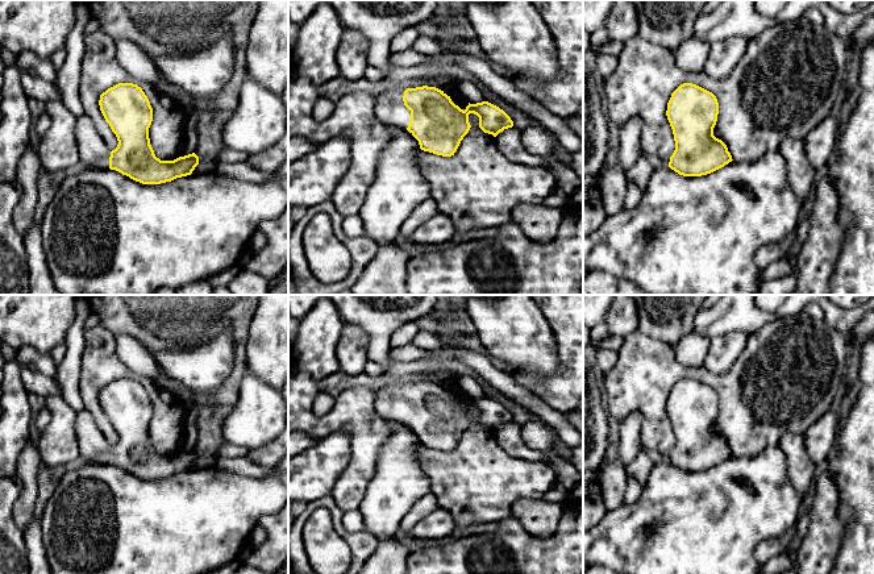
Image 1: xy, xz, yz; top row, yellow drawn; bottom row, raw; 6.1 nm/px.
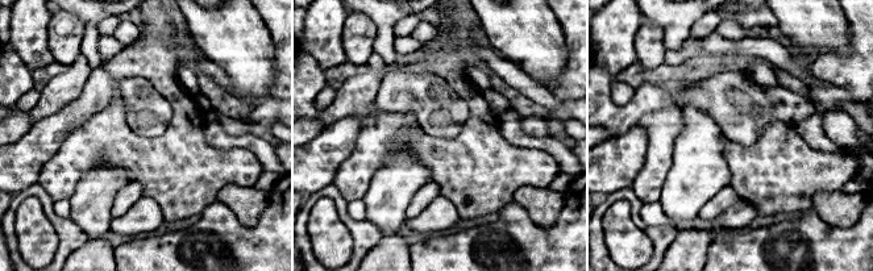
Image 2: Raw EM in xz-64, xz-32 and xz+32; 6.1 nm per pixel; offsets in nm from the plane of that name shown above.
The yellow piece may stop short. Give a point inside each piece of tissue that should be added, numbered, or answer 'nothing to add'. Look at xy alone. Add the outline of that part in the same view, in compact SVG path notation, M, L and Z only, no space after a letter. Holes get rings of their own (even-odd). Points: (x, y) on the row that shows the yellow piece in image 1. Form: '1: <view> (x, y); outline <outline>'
1: xy (94, 153); outline M86 113L76 117L75 138L79 149L80 167L109 169L112 150L105 145Z

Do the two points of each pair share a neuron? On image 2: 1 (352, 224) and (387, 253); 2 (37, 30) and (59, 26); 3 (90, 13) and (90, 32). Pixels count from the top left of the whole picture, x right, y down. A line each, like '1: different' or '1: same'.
1: different
2: different
3: same

